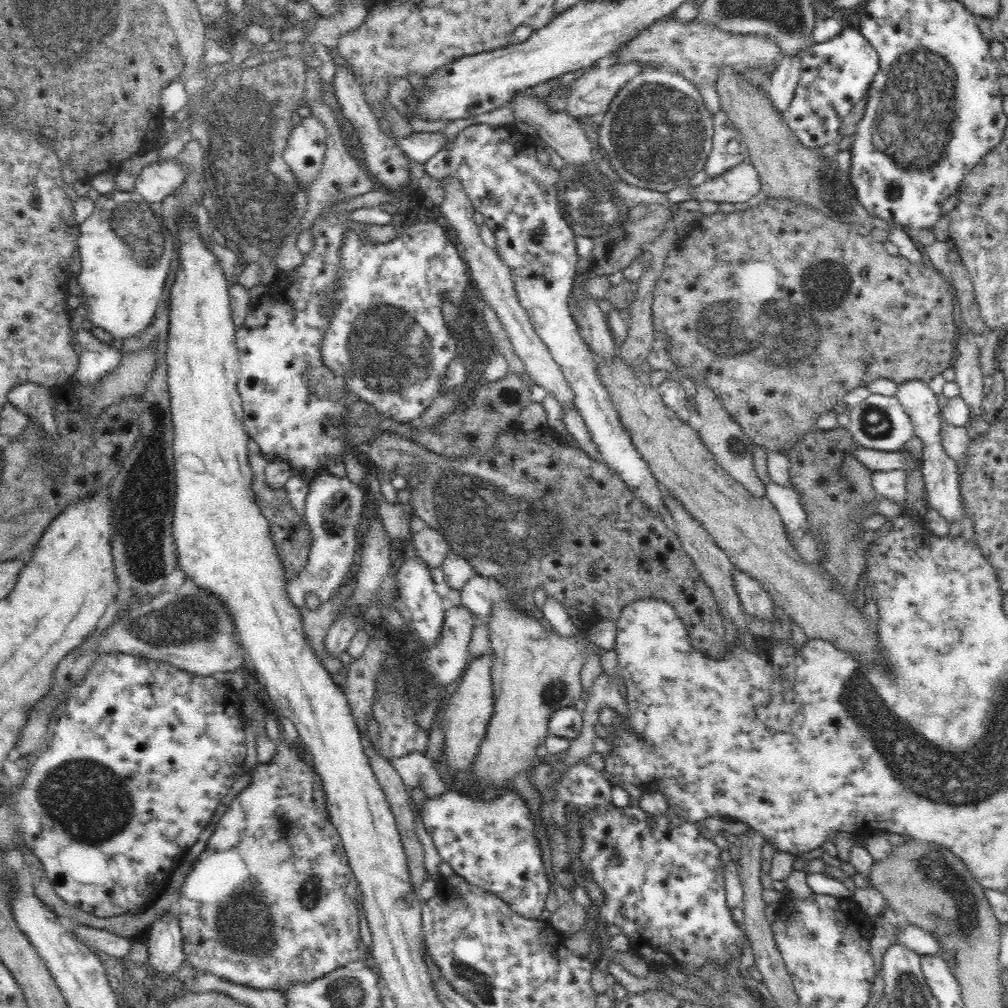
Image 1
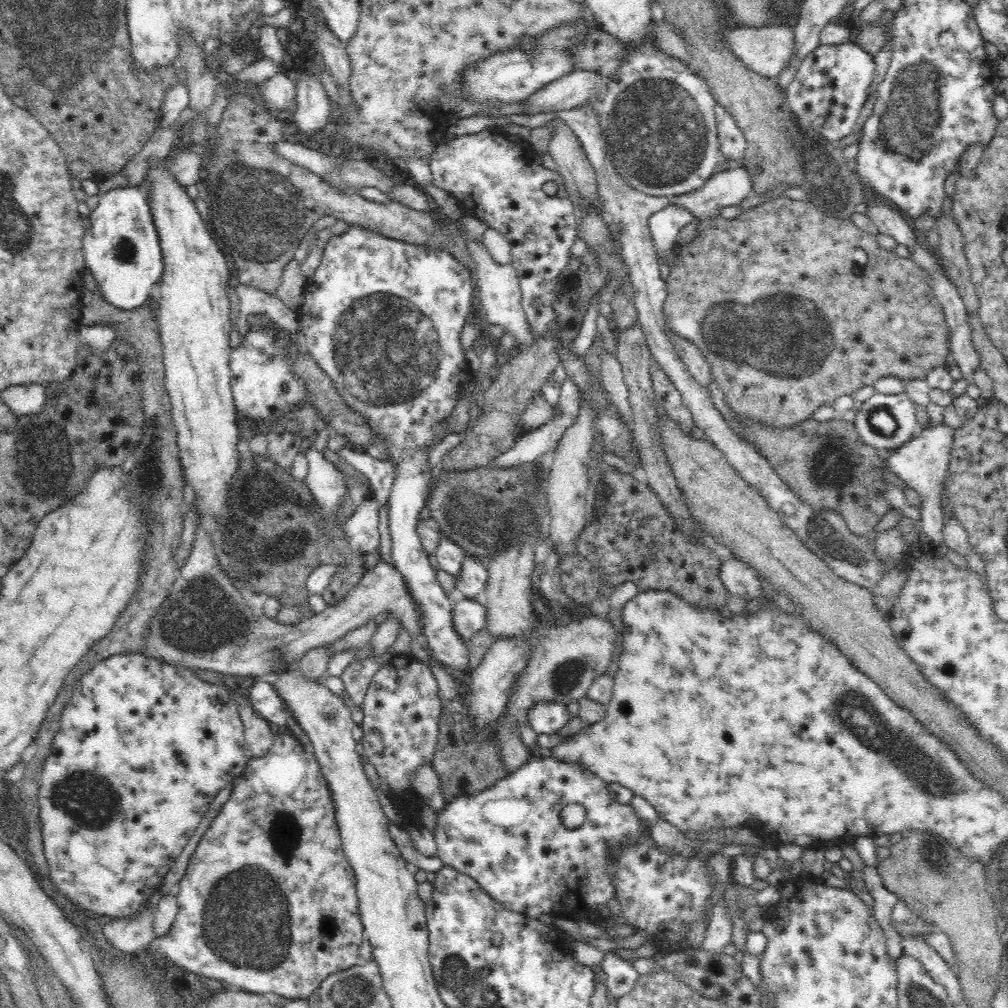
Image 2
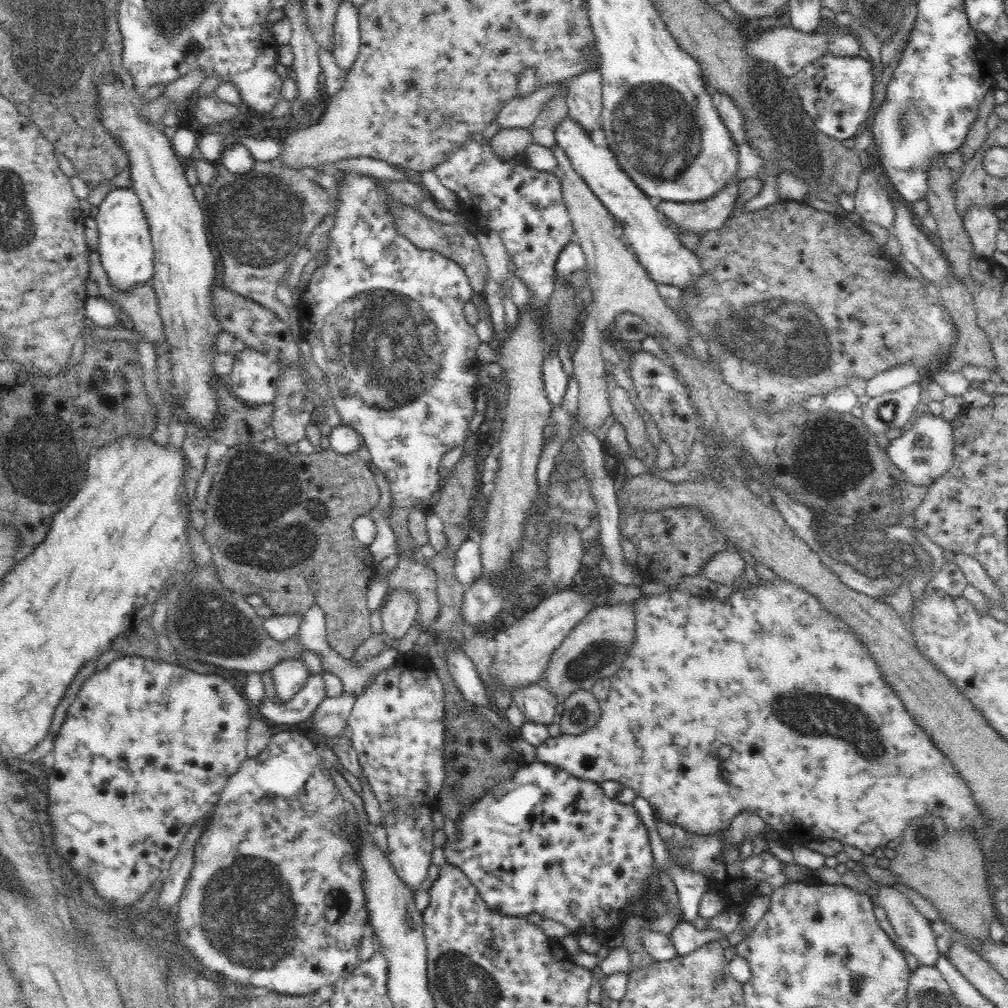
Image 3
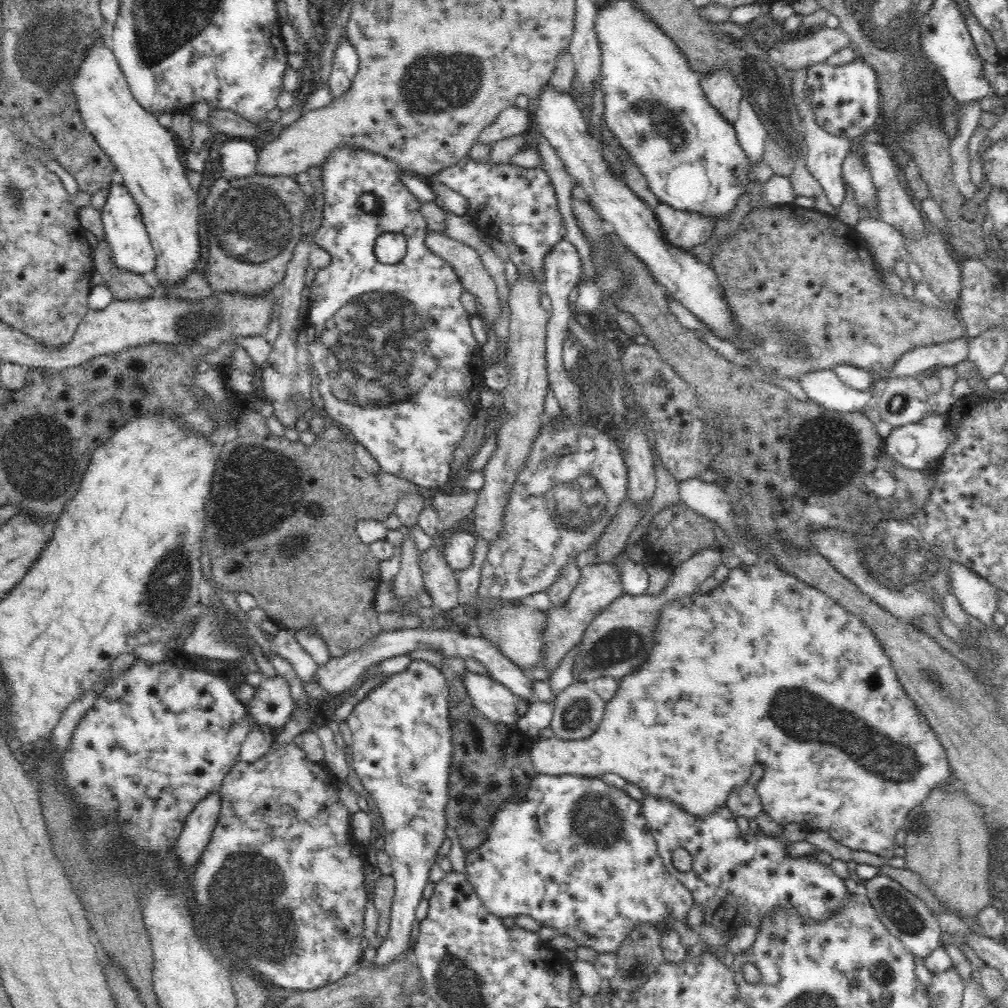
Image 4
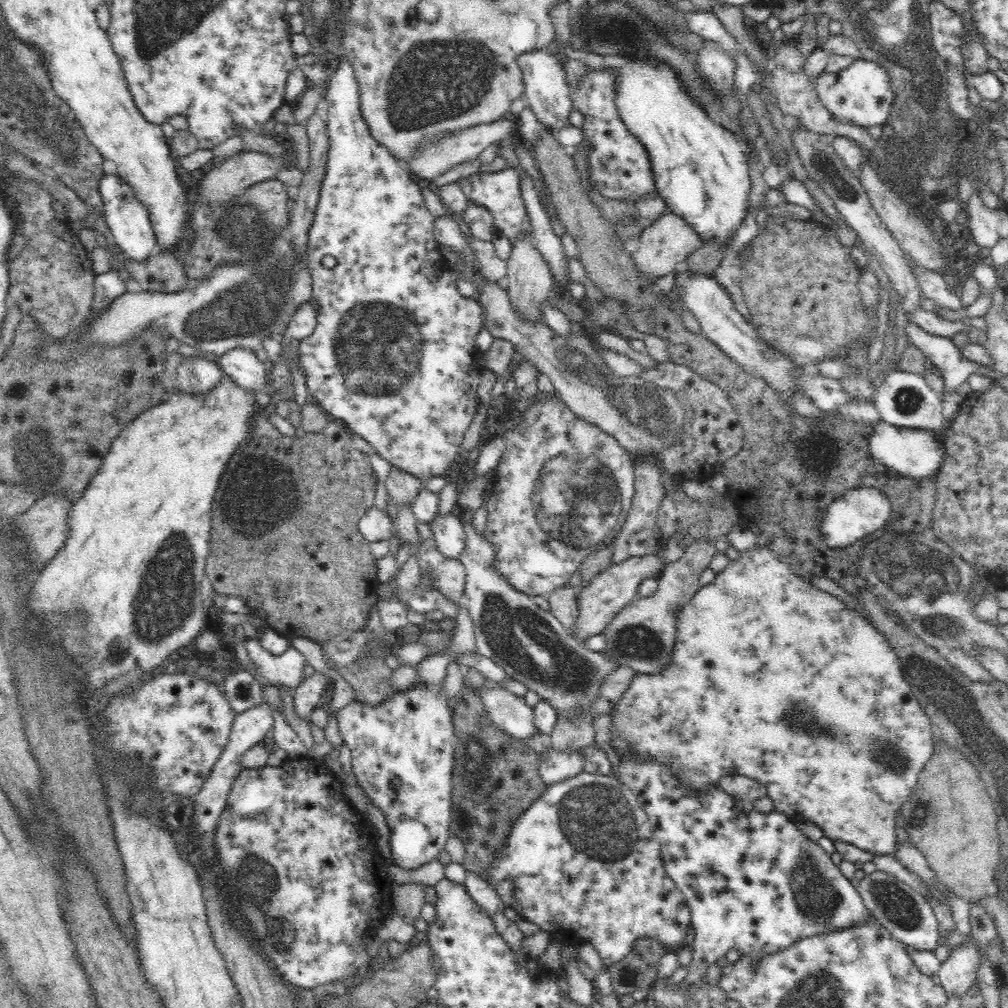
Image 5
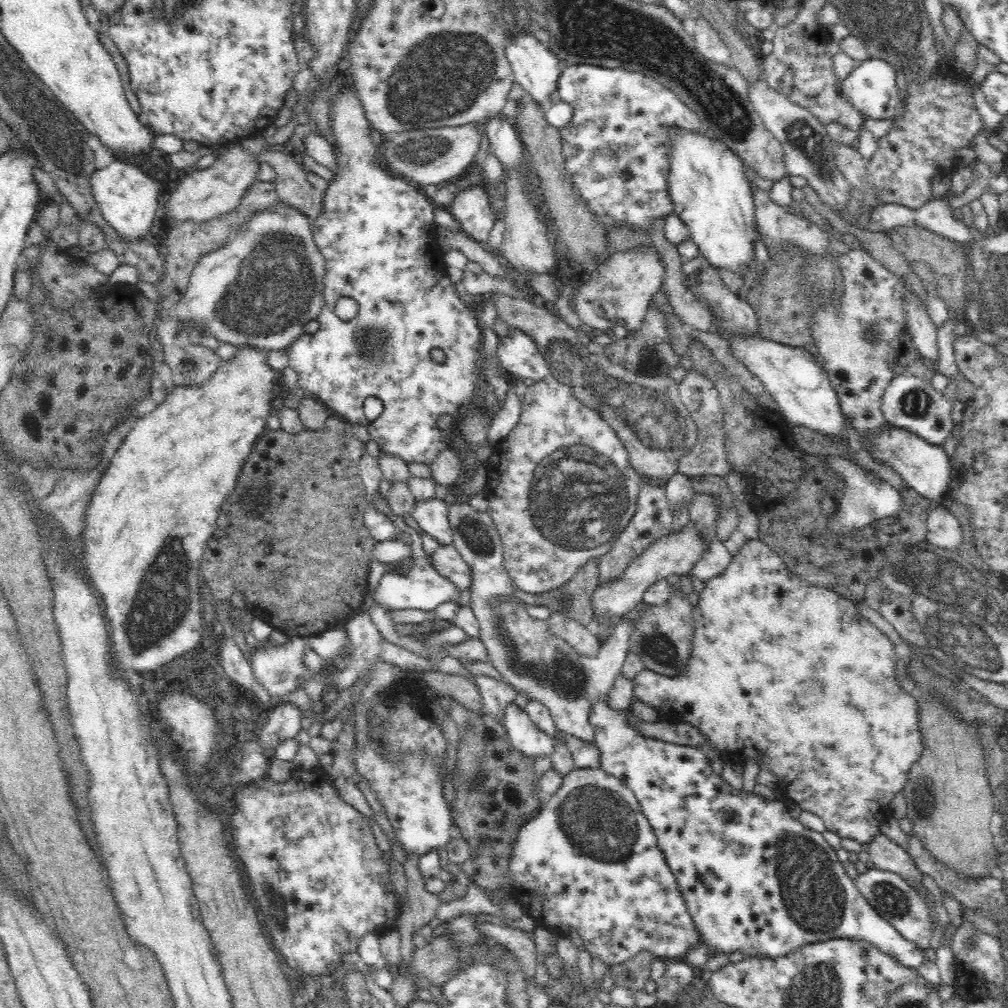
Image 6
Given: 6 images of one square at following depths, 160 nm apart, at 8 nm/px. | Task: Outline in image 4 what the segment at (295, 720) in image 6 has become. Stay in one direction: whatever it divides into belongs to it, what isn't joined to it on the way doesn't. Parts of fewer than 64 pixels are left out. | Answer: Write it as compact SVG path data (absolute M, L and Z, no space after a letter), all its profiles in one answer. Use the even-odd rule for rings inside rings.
M402 628L390 632L382 630L376 637L364 644L364 647L351 651L341 658L330 658L324 666L318 668L318 672L314 676L318 684L326 690L329 696L338 695L350 690L352 685L360 679L364 672L373 664L396 657L397 655L409 654L416 650L429 650L438 654L442 653L444 657L460 657L474 658L482 662L482 665L488 669L490 677L498 682L506 685L514 696L518 699L527 699L529 703L536 701L536 697L532 695L532 683L526 674L515 664L502 655L489 640L482 637L467 636L456 628L445 630L443 628L428 629L424 628Z

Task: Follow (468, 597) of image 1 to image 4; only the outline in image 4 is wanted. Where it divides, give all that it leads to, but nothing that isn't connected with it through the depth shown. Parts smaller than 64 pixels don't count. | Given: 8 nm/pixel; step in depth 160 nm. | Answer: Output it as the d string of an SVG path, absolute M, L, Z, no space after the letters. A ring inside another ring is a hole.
M454 529L443 550L448 566L457 573L468 568L474 558L476 543L475 533Z

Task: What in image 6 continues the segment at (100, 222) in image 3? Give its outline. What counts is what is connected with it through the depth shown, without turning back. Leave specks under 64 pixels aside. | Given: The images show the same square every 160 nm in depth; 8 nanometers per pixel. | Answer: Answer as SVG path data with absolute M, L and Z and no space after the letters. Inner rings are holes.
M116 159L106 168L96 170L90 184L100 212L120 237L128 241L142 239L152 224L160 220L162 206L158 206L158 196L161 186L156 180L144 174L138 166Z

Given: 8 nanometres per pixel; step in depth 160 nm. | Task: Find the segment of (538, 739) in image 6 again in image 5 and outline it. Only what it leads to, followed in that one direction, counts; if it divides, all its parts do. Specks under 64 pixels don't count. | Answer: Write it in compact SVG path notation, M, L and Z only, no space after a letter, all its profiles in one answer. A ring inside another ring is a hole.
M488 682L479 689L479 694L491 722L506 736L527 741L538 732L534 725L533 708L524 703L523 697Z

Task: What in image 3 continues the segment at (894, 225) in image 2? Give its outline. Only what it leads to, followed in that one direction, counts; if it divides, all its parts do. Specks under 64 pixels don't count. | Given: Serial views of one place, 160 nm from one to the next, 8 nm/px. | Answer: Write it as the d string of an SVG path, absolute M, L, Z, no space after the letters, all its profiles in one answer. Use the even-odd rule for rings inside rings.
M862 172L858 180L858 190L854 194L855 212L864 221L878 224L892 230L895 207L887 190L878 184L872 172Z

